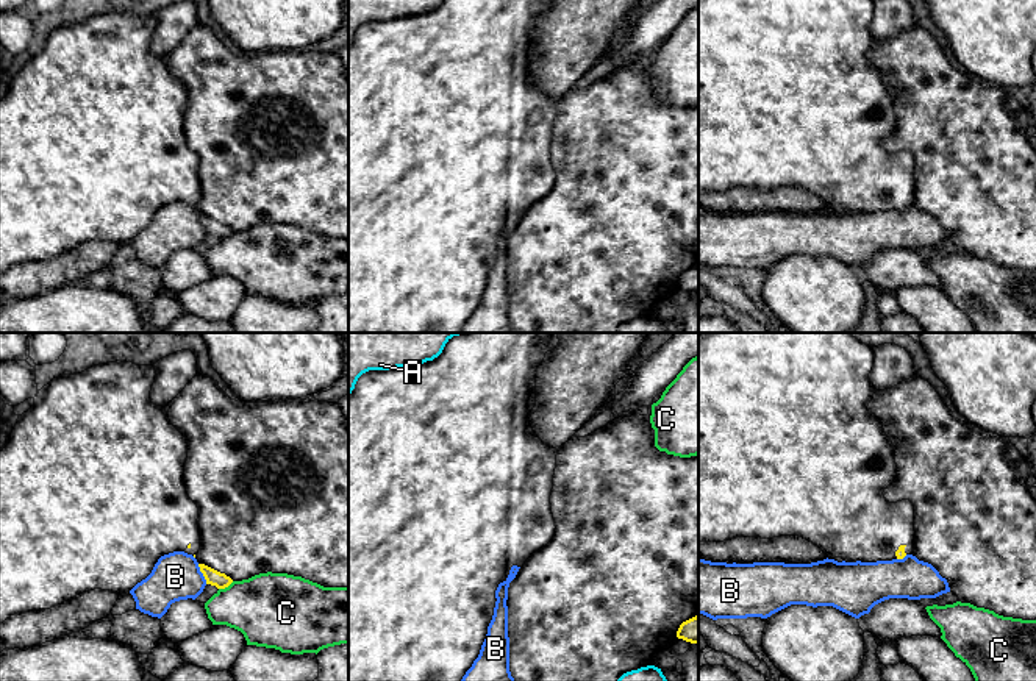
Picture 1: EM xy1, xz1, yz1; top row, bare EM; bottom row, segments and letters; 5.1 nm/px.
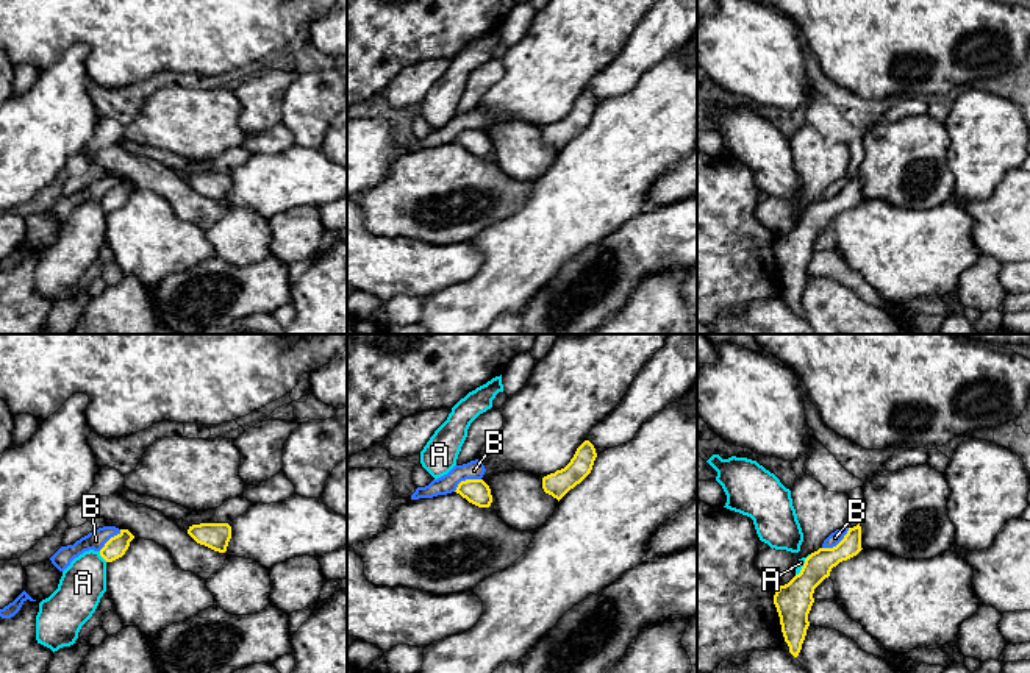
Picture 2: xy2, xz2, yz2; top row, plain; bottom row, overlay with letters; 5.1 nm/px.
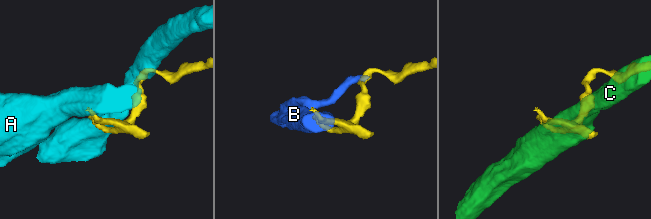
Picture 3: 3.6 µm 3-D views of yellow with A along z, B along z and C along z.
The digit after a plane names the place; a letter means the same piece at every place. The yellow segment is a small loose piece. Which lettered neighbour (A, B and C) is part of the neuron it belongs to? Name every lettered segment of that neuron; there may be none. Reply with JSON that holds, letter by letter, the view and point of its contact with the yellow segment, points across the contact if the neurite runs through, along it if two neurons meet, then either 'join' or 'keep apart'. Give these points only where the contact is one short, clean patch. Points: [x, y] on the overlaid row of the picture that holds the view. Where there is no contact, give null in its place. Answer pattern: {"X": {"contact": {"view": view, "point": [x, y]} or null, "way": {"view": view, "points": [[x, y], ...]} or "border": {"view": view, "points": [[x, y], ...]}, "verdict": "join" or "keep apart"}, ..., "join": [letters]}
{"A": {"contact": {"view": "xy2", "point": [102, 556]}, "verdict": "keep apart"}, "B": {"contact": {"view": "yz2", "point": [838, 544]}, "verdict": "keep apart"}, "C": {"contact": {"view": "xy1", "point": [225, 586]}, "verdict": "keep apart"}, "join": []}

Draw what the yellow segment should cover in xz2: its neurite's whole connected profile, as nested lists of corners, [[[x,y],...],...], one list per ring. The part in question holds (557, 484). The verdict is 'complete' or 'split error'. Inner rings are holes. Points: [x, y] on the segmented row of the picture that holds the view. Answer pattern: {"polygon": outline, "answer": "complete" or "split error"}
{"polygon": [[[585,440],[564,468],[542,478],[544,492],[560,501],[591,473],[595,458],[594,445]]], "answer": "complete"}

